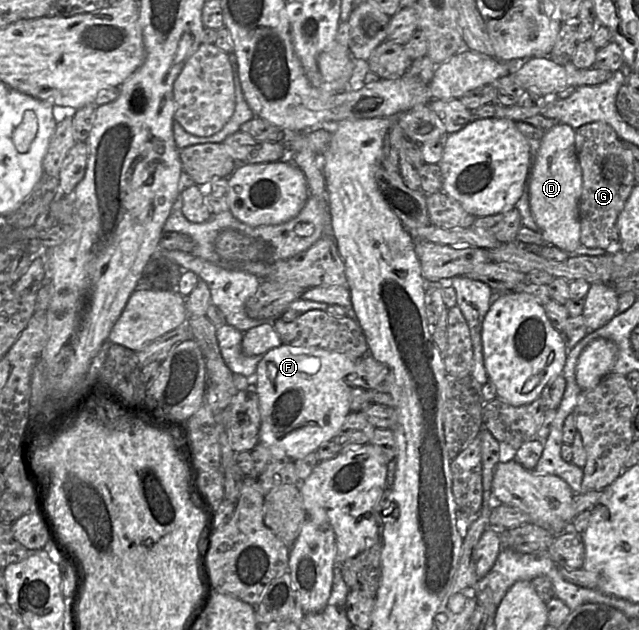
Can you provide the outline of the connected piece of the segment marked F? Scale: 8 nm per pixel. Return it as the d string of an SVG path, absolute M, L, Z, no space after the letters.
M285 345L264 354L255 374L261 417L259 443L269 448L274 455L295 461L315 452L321 444L333 441L351 412L350 392L356 387L347 384L347 376L353 372L357 361L335 351Z

